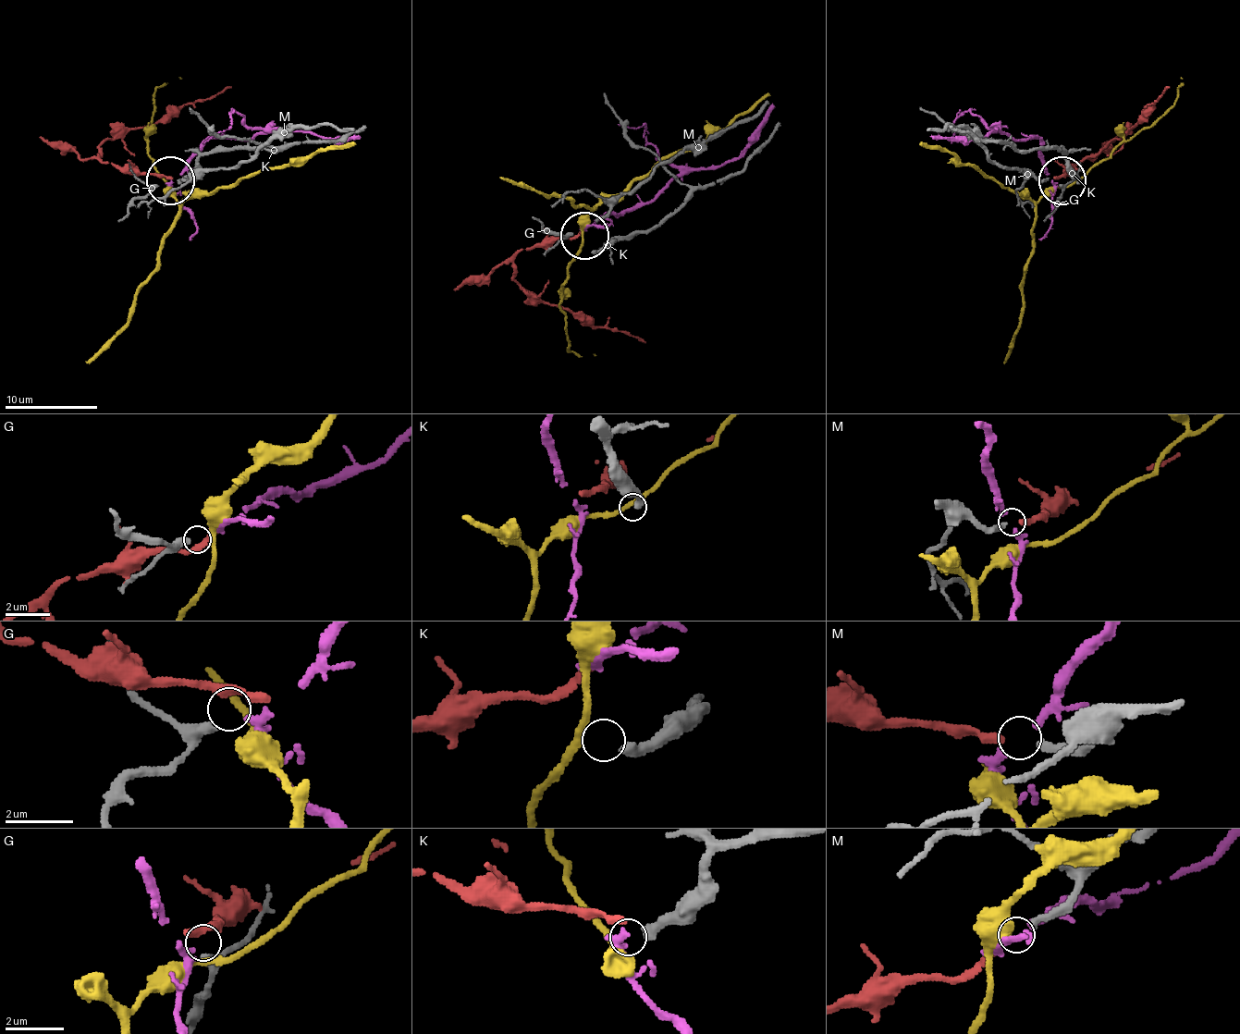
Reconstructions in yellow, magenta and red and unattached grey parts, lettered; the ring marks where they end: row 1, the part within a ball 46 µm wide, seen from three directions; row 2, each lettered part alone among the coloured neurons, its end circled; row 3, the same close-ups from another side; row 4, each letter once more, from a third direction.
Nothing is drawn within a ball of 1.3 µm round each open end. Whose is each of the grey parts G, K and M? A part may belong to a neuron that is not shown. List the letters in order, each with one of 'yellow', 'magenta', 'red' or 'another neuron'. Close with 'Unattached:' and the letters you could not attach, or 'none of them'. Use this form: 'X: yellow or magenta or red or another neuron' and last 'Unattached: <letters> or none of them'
G: magenta
K: another neuron
M: red
Unattached: K

